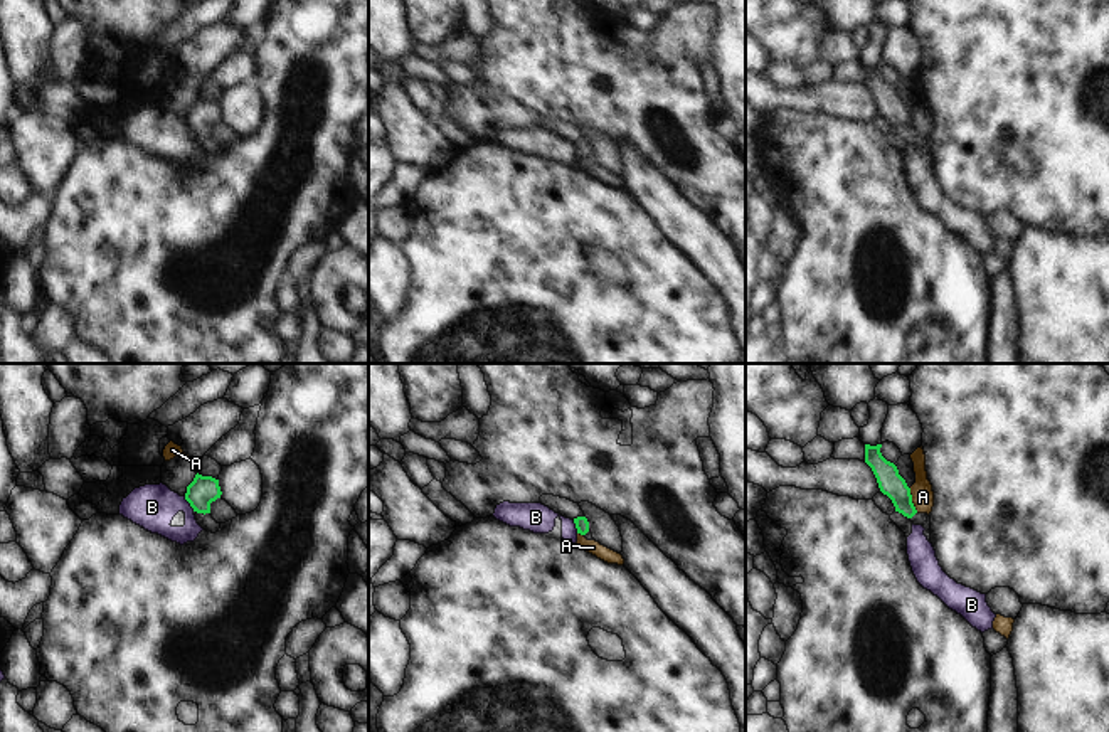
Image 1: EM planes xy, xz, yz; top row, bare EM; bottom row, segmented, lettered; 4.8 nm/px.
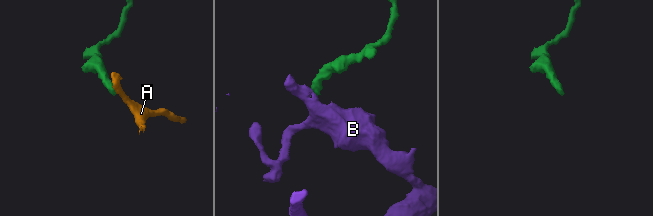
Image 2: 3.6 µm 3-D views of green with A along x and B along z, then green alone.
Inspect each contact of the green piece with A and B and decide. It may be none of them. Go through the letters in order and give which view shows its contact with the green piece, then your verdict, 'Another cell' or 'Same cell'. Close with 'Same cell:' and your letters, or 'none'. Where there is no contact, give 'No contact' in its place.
A: Touches green in yz. Another cell
B: Touches green in xy. Another cell
Same cell: none.

